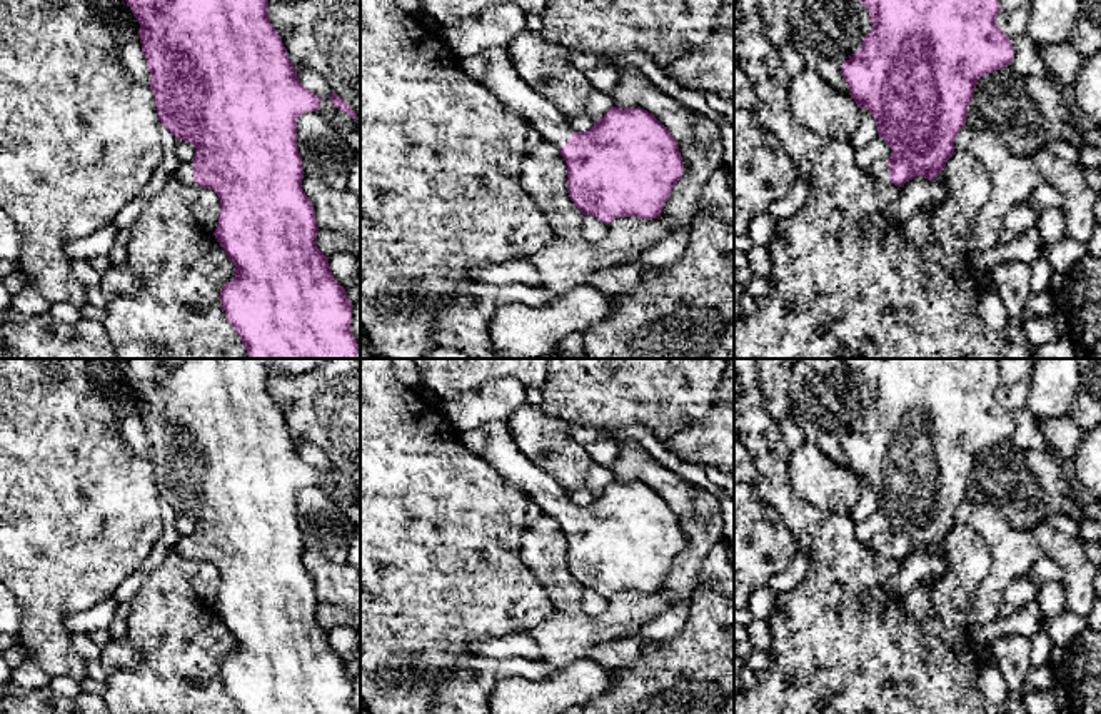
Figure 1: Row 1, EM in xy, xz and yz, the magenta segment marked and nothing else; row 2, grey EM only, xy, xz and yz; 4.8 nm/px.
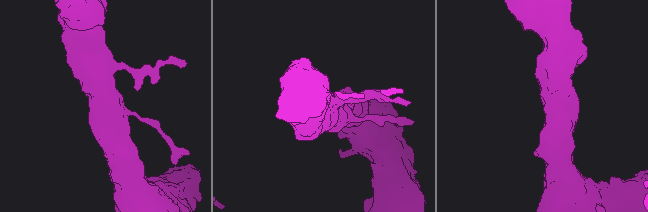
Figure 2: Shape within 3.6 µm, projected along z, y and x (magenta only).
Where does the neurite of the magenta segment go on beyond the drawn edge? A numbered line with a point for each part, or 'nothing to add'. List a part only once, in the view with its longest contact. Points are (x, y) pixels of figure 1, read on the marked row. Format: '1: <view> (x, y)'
1: xy (184, 174)

